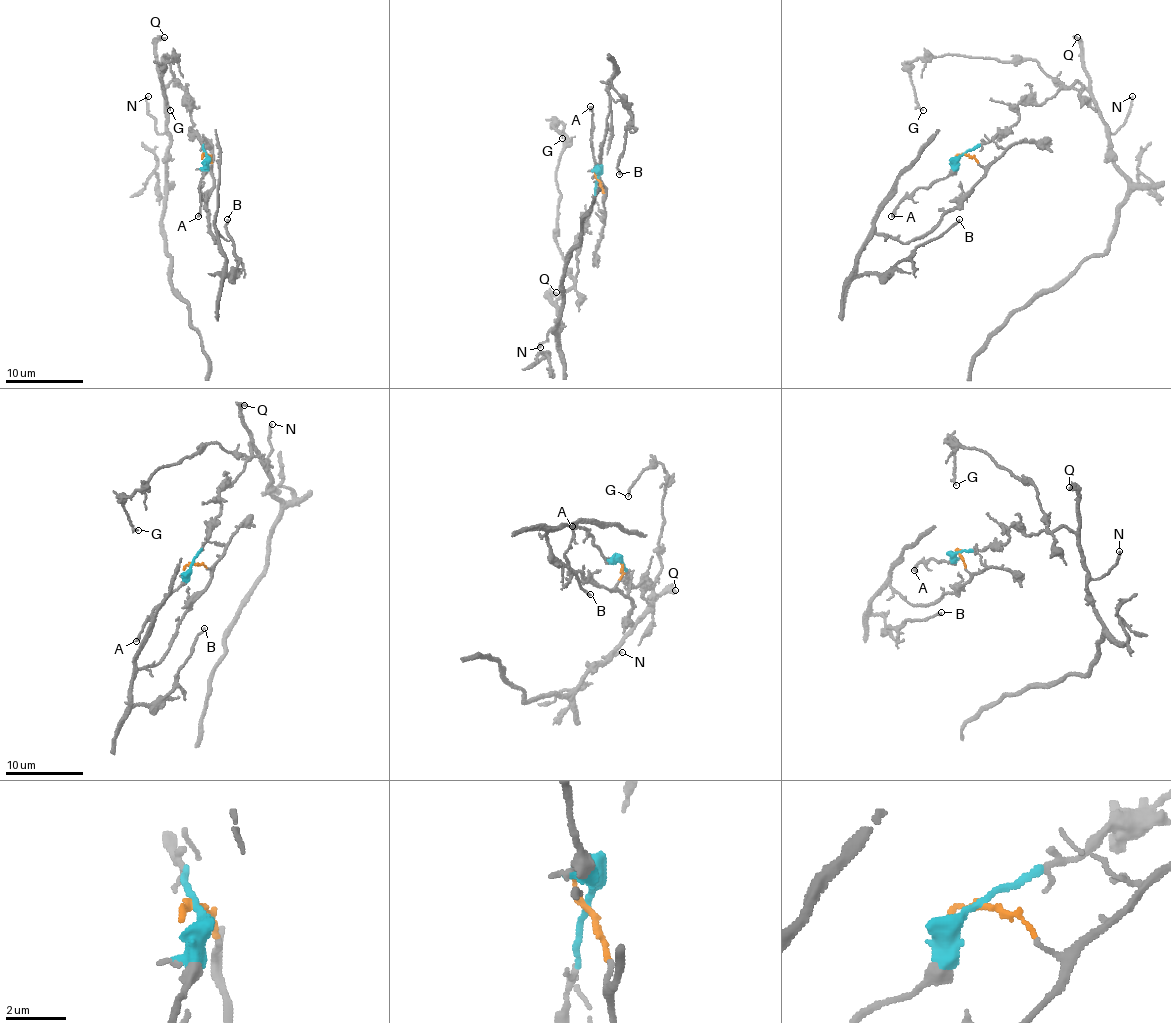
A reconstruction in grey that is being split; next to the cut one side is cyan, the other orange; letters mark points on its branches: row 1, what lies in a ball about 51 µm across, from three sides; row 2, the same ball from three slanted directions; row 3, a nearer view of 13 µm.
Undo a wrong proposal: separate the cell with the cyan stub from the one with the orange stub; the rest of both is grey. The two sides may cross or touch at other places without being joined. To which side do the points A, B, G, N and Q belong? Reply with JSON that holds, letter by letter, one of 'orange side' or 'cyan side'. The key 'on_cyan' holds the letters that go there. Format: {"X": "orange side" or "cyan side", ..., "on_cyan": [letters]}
{"A": "cyan side", "B": "orange side", "G": "cyan side", "N": "cyan side", "Q": "cyan side", "on_cyan": ["A", "G", "N", "Q"]}

